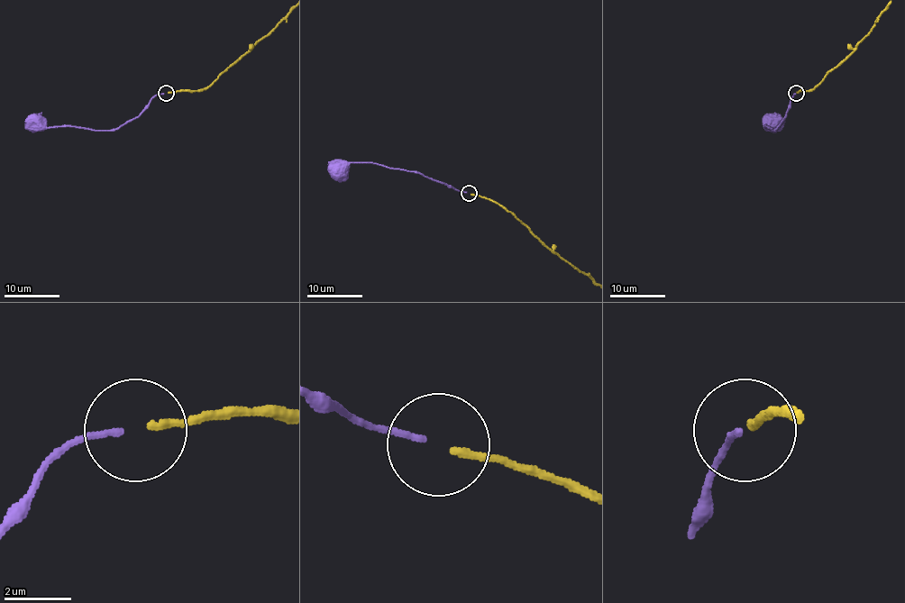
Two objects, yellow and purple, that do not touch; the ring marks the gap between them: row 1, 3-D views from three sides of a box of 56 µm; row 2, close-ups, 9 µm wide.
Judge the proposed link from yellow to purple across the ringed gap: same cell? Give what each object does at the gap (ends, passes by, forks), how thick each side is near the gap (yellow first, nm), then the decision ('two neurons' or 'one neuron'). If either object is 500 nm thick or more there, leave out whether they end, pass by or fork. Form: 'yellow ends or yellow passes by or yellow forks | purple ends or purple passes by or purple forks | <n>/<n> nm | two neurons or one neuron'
yellow ends | purple ends | 200/180 nm | two neurons

